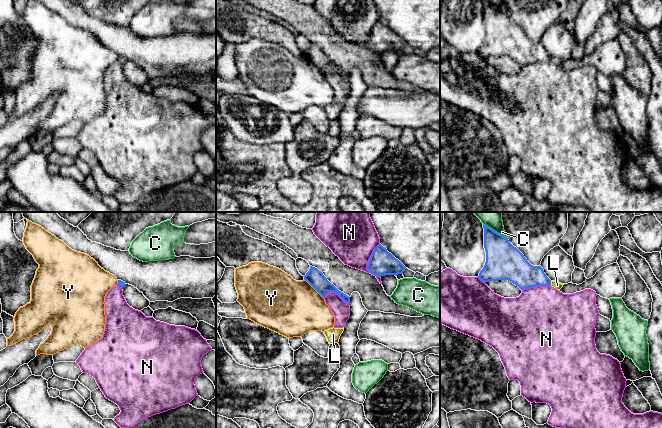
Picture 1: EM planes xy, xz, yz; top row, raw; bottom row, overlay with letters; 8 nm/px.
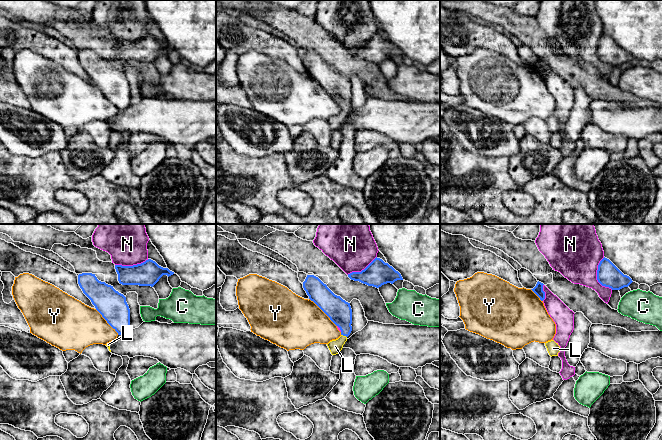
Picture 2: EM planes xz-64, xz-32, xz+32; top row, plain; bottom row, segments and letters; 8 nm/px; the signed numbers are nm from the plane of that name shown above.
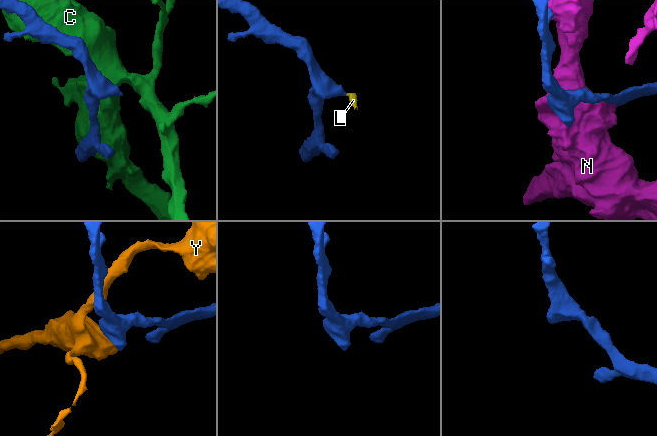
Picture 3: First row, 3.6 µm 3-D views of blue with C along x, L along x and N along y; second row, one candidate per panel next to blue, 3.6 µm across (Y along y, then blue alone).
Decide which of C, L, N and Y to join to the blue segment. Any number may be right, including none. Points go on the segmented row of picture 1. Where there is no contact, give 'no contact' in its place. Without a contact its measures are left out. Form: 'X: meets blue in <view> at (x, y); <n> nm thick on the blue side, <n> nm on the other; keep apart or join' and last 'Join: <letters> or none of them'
C: meets blue in yz at (494, 231); 280 nm thick on the blue side, 190 nm on the other; keep apart
L: meets blue in yz at (550, 283); 200 nm thick on the blue side, 60 nm on the other; join
N: meets blue in xz at (369, 262); 200 nm thick on the blue side, 380 nm on the other; keep apart
Y: meets blue in xz at (314, 288); 140 nm thick on the blue side, 460 nm on the other; keep apart
Join: L

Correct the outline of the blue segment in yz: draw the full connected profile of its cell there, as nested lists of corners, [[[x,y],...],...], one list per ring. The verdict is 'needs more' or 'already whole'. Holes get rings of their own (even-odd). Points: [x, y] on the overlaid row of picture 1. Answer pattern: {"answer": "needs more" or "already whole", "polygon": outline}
{"answer": "needs more", "polygon": [[[486,225],[483,228],[486,262],[478,276],[482,282],[508,280],[521,290],[537,286],[552,286],[557,290],[563,287],[564,284],[551,281],[541,266],[531,265],[508,238]]]}

